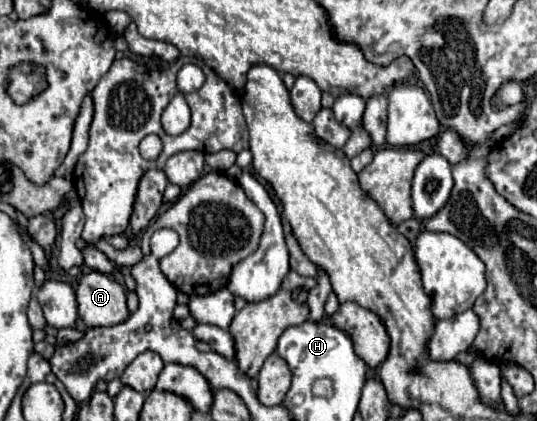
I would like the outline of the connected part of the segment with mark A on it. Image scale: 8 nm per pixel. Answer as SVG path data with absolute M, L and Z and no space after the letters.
M90 272L82 276L76 296L80 320L88 328L116 326L130 316L126 308L126 290L108 274Z

